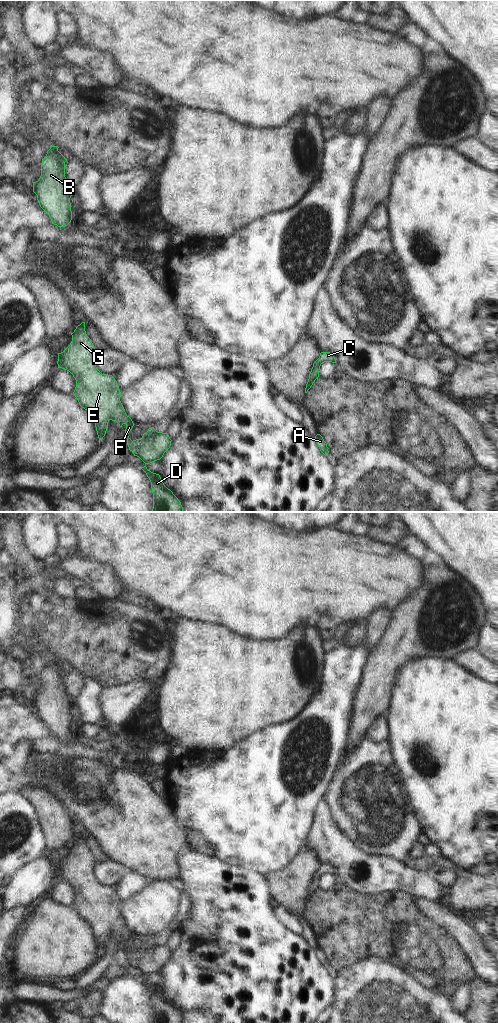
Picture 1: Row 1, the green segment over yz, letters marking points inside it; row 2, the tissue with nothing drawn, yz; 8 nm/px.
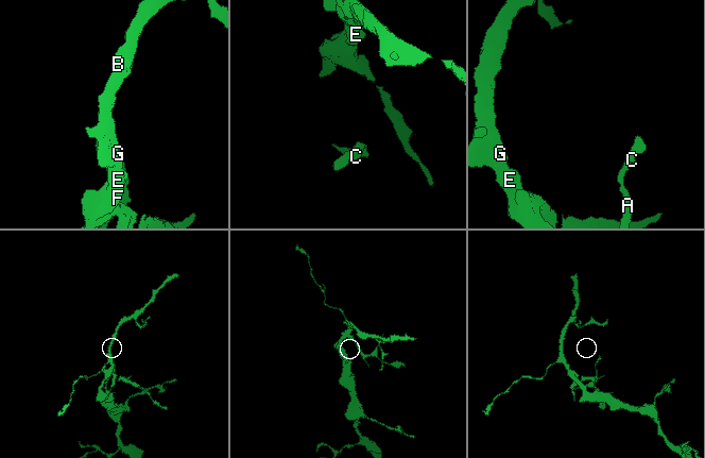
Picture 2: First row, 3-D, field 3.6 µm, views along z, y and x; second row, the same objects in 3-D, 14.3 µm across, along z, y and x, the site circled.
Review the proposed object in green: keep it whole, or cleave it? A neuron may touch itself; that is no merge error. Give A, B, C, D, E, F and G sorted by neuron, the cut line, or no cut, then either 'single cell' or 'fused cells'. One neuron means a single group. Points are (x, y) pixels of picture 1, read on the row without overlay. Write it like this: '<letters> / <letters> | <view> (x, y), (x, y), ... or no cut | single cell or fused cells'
A B C D E F G | no cut | single cell

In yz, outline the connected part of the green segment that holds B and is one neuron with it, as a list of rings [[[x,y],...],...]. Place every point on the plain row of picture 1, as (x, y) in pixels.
[[[51,658],[41,675],[41,688],[33,694],[33,704],[37,707],[40,719],[49,727],[52,736],[67,738],[72,732],[70,710],[73,700],[65,689],[67,671]]]

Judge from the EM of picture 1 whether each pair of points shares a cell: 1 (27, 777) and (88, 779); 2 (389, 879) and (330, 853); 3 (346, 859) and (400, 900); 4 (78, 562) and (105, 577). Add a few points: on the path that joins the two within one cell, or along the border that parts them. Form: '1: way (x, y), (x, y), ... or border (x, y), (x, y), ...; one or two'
1: way (42, 774), (73, 775); one
2: way (374, 868), (364, 859), (347, 859), (345, 857); one
3: border (366, 895), (404, 891), (412, 897); two
4: way (85, 569), (98, 577); one

